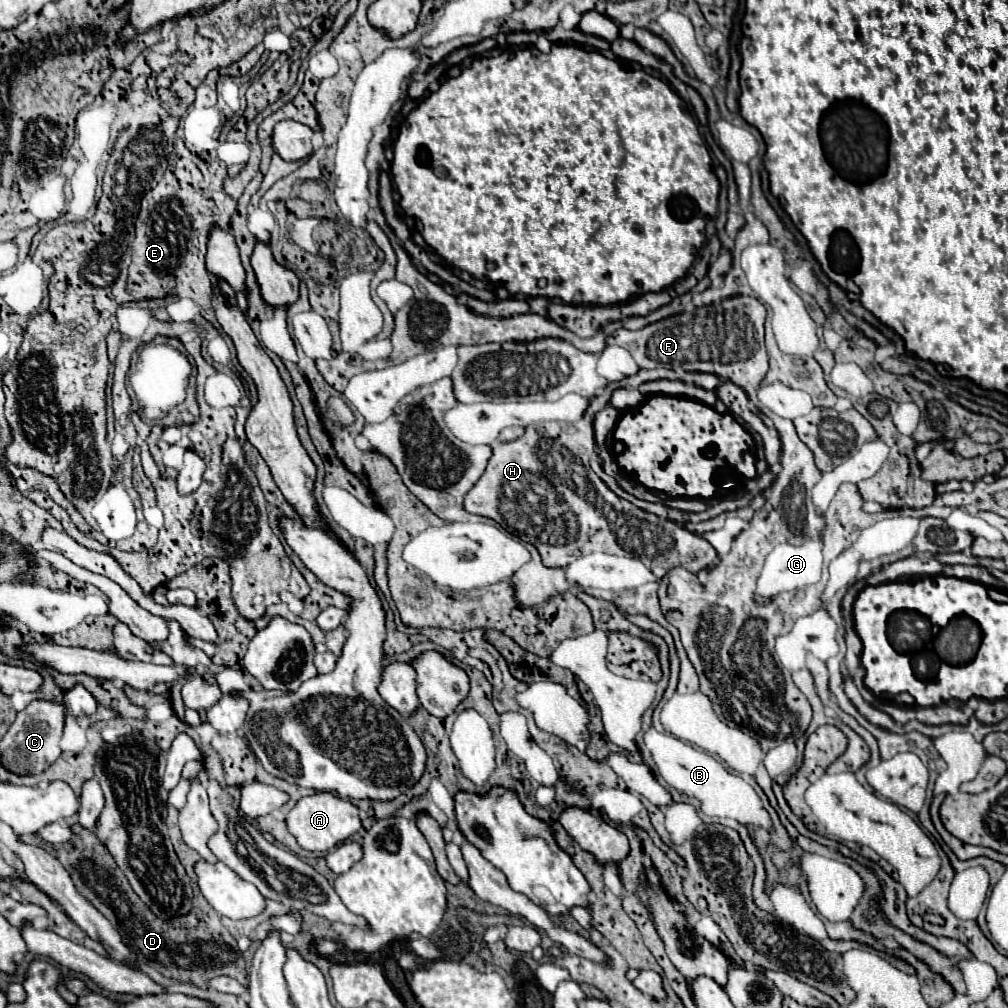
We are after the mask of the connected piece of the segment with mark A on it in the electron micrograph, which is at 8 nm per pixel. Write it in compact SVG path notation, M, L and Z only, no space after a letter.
M316 792L314 796L304 796L302 800L298 800L298 804L286 816L286 826L304 850L324 852L346 842L360 830L362 824L358 818L358 808L352 802L342 800L340 796L330 792Z

